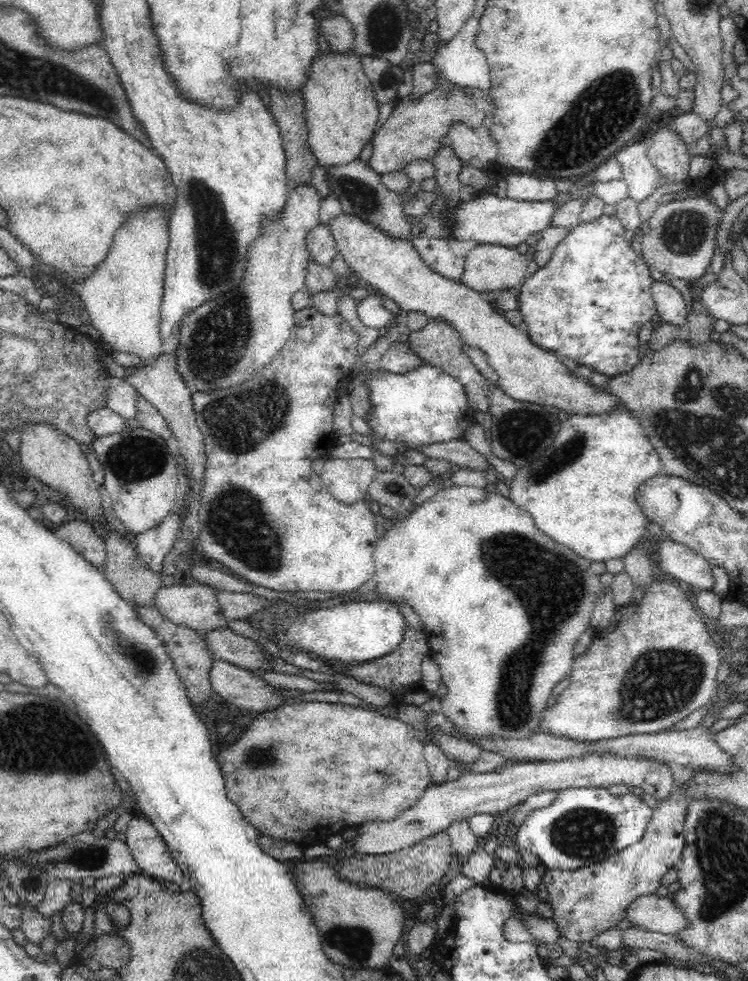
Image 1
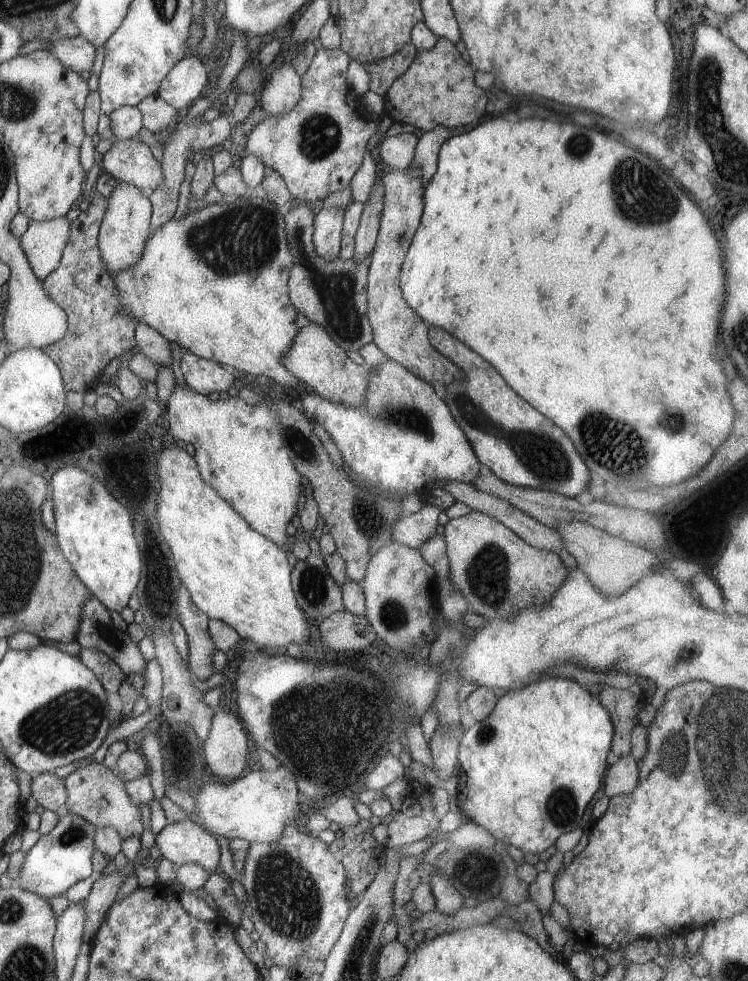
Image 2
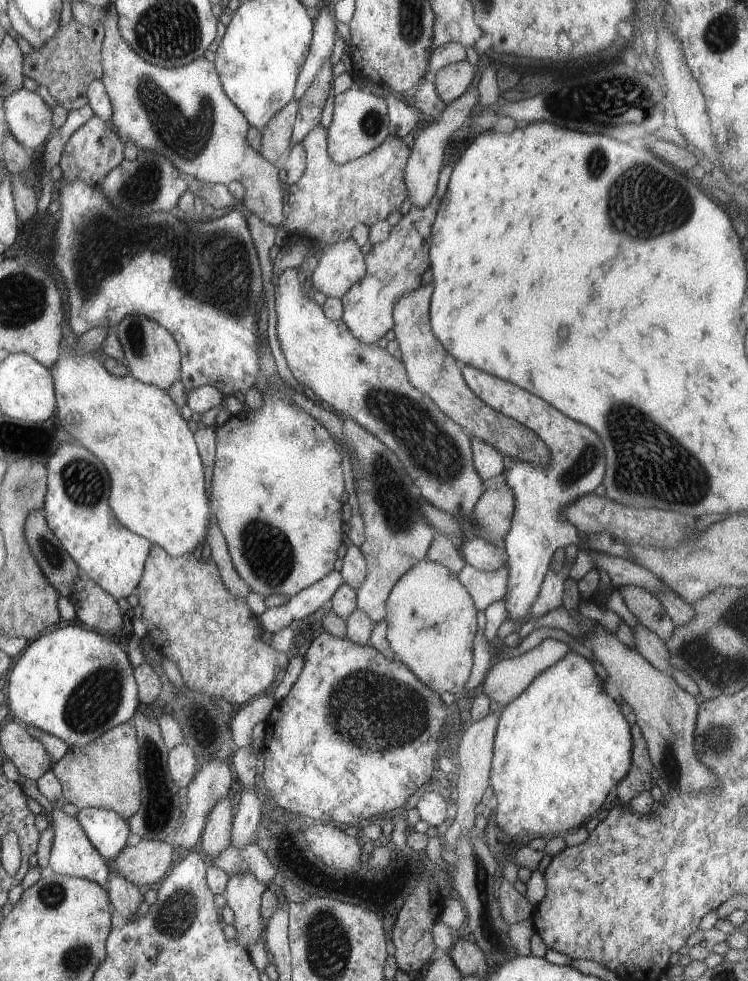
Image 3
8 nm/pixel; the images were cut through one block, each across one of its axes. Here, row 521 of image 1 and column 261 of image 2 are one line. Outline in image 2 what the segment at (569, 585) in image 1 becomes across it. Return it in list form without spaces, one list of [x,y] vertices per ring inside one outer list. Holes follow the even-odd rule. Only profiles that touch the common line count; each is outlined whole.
[[[176,384],[164,416],[169,420],[171,443],[183,442],[193,451],[201,479],[224,498],[249,528],[281,547],[284,529],[303,495],[300,475],[291,465],[276,430],[276,411],[270,406],[275,400],[267,398],[263,397],[258,406],[247,405],[238,397],[212,402]]]

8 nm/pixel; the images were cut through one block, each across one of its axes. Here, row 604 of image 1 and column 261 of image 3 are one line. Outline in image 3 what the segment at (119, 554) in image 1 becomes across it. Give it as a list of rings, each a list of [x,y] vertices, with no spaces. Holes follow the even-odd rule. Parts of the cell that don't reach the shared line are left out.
[[[292,98],[283,108],[280,108],[261,130],[259,154],[272,164],[280,164],[289,150],[290,136],[298,100]]]

